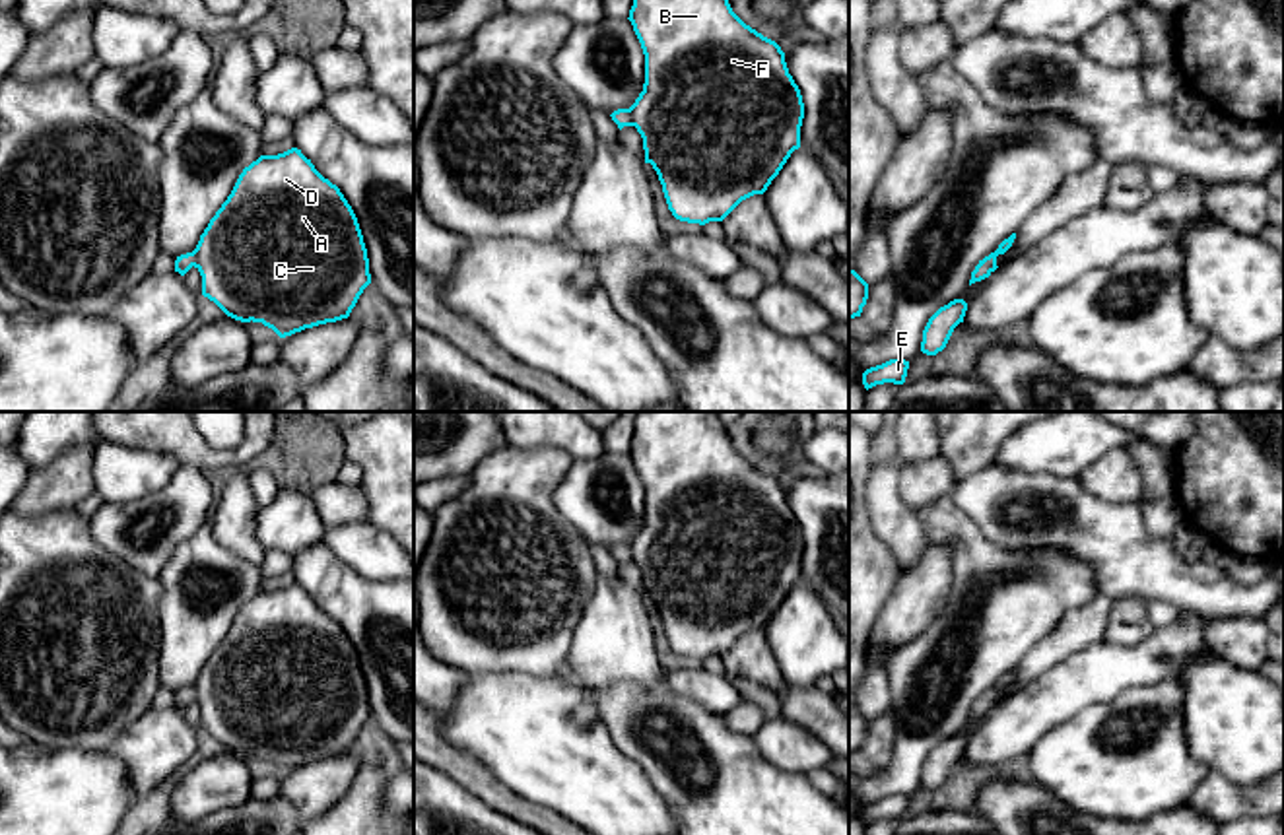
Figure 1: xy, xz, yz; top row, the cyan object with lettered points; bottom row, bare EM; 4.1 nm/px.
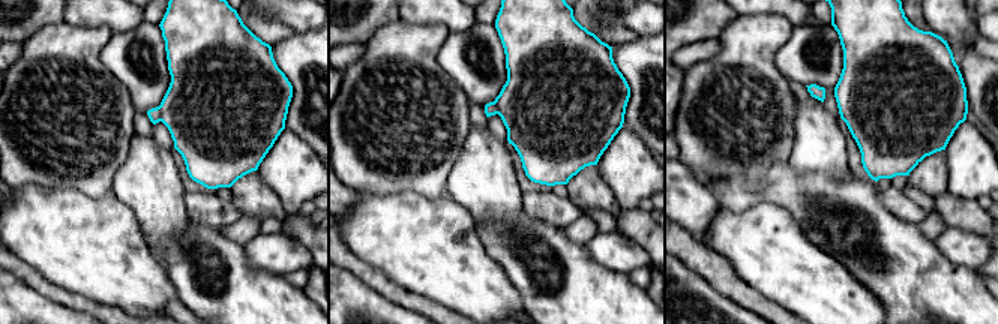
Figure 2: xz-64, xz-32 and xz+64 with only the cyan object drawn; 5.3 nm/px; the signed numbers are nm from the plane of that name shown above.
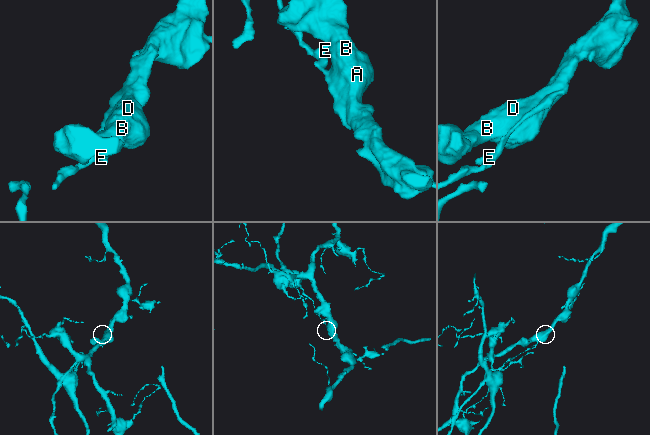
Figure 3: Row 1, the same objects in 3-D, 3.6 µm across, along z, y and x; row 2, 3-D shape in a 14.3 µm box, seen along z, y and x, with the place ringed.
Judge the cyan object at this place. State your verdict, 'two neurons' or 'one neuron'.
two neurons

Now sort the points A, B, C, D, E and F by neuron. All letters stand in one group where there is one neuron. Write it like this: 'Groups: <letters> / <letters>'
Groups: A B C D F / E

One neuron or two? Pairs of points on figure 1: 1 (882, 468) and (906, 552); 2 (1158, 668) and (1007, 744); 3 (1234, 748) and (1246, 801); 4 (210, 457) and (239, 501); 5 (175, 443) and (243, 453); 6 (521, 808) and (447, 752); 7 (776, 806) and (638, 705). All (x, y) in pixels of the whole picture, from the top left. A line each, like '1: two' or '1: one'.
1: one
2: one
3: two
4: two
5: one
6: one
7: one

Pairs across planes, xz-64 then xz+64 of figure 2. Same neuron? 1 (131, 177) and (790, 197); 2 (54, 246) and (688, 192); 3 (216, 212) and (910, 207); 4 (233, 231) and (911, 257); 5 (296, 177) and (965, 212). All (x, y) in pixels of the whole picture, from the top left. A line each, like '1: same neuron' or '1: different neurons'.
1: different neurons
2: different neurons
3: same neuron
4: different neurons
5: different neurons

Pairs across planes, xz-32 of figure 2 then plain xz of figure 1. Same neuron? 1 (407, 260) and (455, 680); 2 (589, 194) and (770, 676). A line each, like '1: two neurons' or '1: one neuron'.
1: two neurons
2: one neuron

